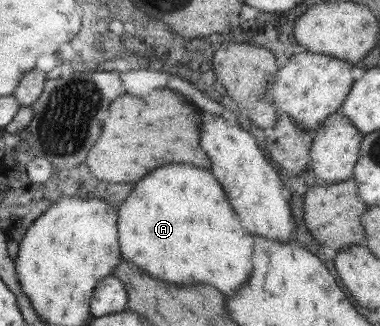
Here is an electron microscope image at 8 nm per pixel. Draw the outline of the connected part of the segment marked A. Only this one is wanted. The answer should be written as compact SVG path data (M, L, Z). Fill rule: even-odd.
M167 164L163 168L155 168L153 172L137 180L129 196L116 210L120 256L145 270L148 275L177 284L205 282L225 296L235 294L237 286L241 286L241 282L249 278L253 238L241 230L240 218L228 203L217 179L207 169L195 168L189 164Z

